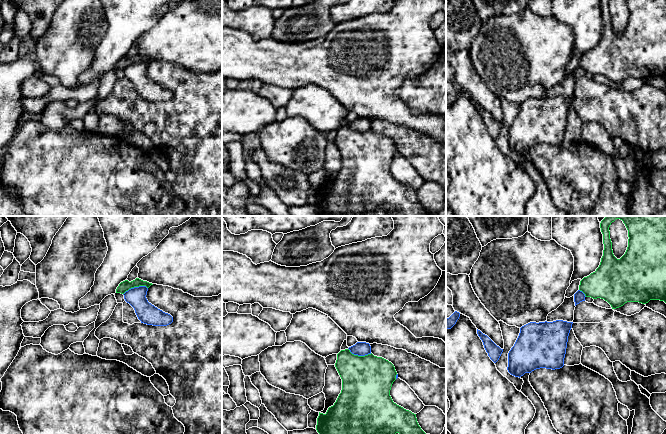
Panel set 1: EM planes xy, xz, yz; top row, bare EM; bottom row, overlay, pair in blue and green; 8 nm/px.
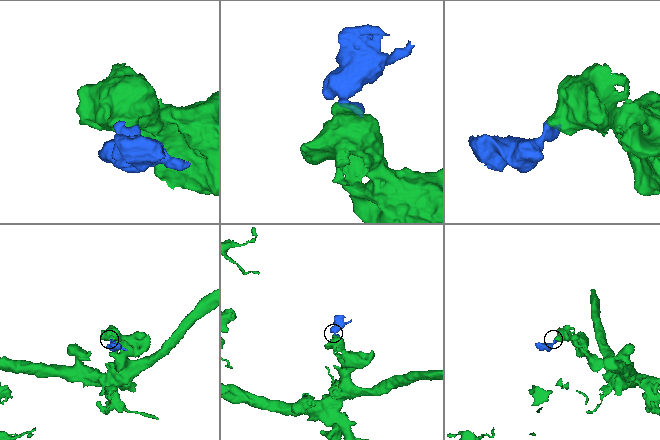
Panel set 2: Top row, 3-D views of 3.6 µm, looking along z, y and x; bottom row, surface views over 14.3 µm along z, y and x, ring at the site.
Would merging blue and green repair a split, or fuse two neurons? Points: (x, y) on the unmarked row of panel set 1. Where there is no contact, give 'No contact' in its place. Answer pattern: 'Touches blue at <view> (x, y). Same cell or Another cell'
Touches blue at xy (135, 63). Another cell

